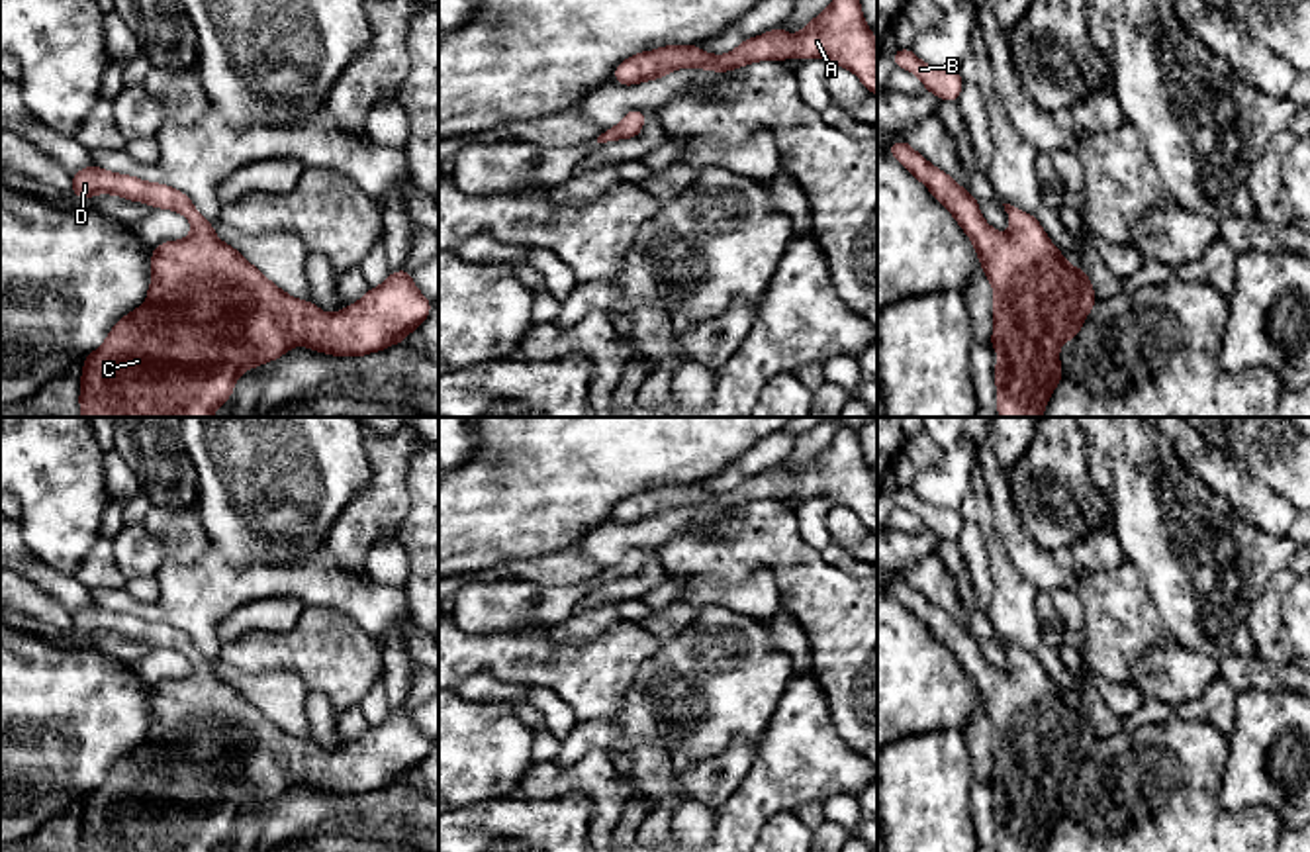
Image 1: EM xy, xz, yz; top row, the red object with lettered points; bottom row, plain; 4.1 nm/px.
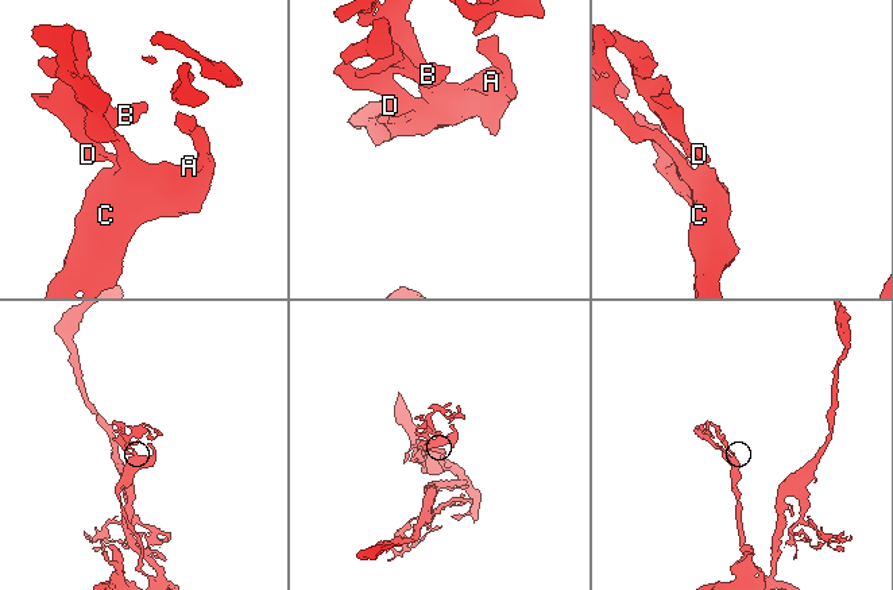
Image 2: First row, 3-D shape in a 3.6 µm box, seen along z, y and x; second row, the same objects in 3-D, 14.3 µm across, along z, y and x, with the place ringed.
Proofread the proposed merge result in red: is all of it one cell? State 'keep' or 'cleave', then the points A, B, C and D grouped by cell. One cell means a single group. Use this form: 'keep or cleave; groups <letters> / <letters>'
keep; groups A B C D

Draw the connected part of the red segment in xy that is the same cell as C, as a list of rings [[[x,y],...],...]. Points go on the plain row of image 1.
[[[94,603],[72,613],[74,637],[102,631],[174,648],[192,660],[192,672],[153,687],[153,719],[145,742],[117,758],[104,783],[82,799],[82,852],[215,852],[243,811],[278,799],[296,783],[333,795],[364,795],[403,781],[431,752],[433,740],[417,729],[409,709],[390,711],[384,723],[370,727],[356,742],[325,752],[313,740],[280,729],[223,682],[211,660],[180,629]]]

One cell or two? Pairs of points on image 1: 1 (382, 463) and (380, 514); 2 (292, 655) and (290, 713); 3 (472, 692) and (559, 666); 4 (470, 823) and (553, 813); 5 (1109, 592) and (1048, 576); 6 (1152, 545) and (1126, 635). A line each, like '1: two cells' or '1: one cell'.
1: one cell
2: two cells
3: two cells
4: one cell
5: two cells
6: two cells

